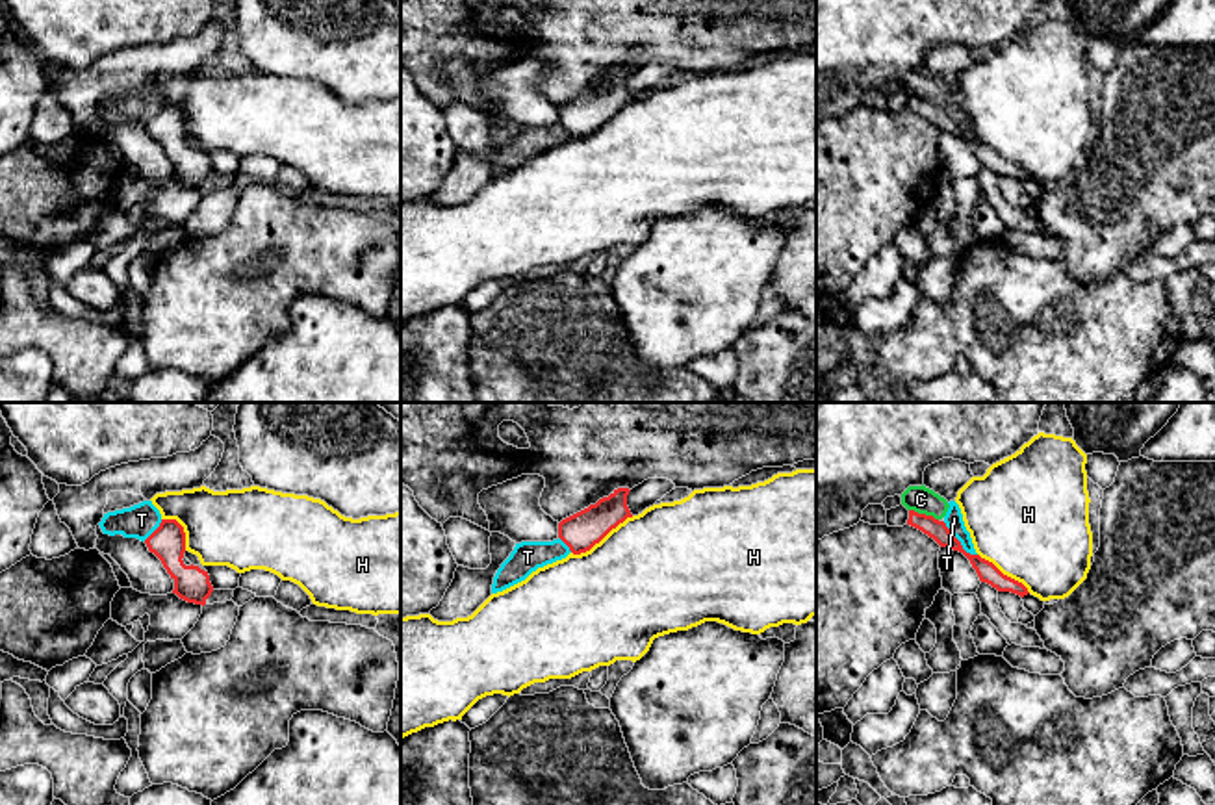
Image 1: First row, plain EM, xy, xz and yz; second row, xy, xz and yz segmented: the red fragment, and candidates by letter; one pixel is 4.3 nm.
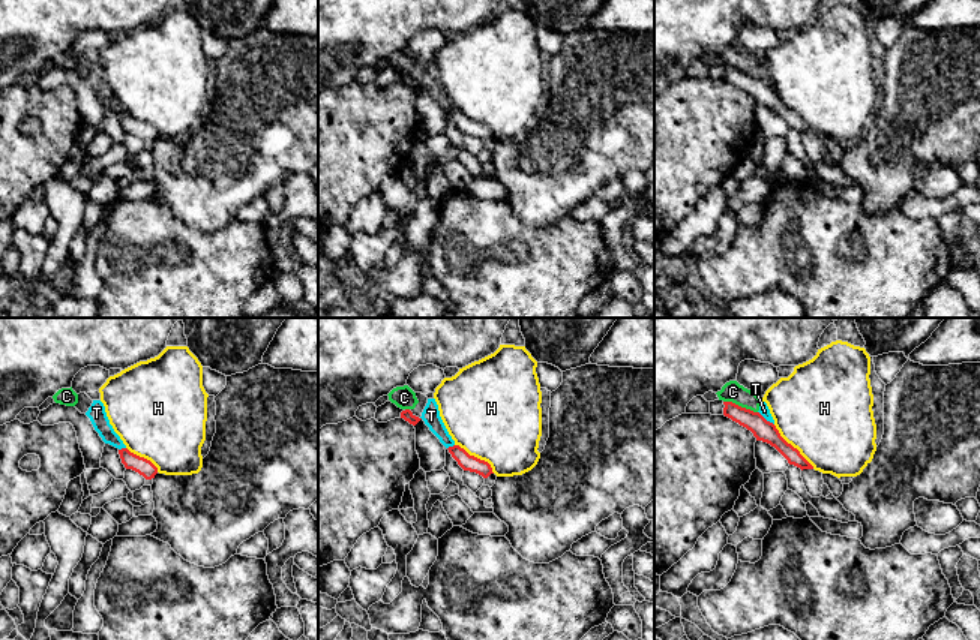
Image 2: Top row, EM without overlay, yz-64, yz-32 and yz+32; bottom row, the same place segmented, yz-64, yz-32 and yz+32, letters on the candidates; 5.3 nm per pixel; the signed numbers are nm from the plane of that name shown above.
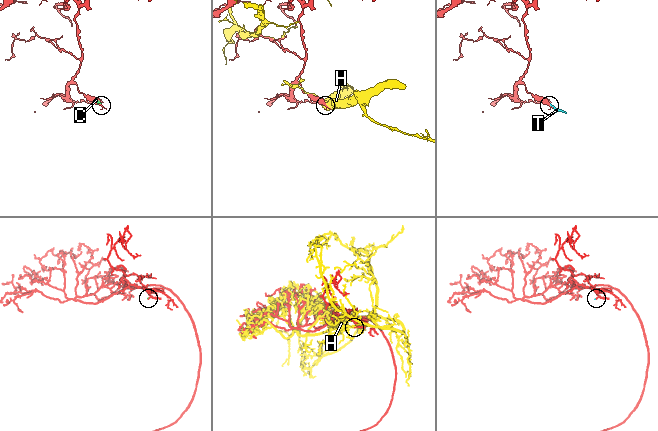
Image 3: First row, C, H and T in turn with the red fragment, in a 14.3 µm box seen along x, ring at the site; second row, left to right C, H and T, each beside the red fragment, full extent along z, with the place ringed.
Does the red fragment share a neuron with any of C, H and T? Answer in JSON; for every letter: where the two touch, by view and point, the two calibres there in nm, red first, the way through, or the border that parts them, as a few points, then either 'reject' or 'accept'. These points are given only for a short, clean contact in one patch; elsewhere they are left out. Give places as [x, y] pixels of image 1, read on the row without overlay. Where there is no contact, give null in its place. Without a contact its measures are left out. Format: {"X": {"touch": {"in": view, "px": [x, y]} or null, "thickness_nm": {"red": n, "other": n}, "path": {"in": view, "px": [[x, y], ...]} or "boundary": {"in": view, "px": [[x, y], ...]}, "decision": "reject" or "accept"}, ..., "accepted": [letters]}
{"C": {"touch": {"in": "yz", "px": [924, 99]}, "thickness_nm": {"red": 90, "other": 120}, "decision": "reject"}, "H": {"touch": {"in": "xz", "px": [601, 123]}, "thickness_nm": {"red": 160, "other": 500}, "decision": "reject"}, "T": {"touch": {"in": "yz", "px": [959, 127]}, "thickness_nm": {"red": 90, "other": 80}, "boundary": {"in": "yz", "px": [[943, 106], [959, 128], [976, 140]]}, "decision": "reject"}, "accepted": []}

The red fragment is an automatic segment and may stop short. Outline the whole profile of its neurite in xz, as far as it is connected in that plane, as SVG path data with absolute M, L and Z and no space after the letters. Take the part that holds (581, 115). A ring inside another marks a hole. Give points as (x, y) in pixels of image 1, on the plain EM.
M618 72L608 82L595 89L562 104L558 108L558 122L569 132L573 139L590 135L612 113L633 102L627 91L629 72Z

